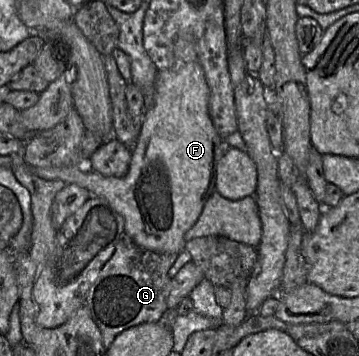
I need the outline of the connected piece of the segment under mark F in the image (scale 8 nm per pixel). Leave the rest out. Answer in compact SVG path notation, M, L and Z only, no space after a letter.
M182 34L178 36L175 45L174 45L174 56L175 56L175 64L167 70L158 70L156 78L155 78L155 101L154 105L147 111L144 112L144 116L142 119L142 125L140 129L140 133L135 144L132 146L132 156L129 165L129 169L126 175L122 177L116 176L102 176L97 172L90 169L88 163L75 165L75 166L65 166L65 167L38 167L30 165L30 171L47 180L52 179L60 179L65 183L65 187L67 184L77 184L86 188L91 196L96 196L100 198L106 199L111 206L124 218L125 225L124 231L125 234L128 235L133 242L141 248L156 251L160 253L177 253L179 254L184 250L186 240L184 238L185 233L196 223L203 207L210 197L210 195L215 191L216 185L216 174L217 174L217 164L222 156L226 153L227 149L230 147L224 139L222 139L215 127L213 125L212 119L209 114L208 102L209 102L209 87L207 85L203 68L198 60L195 45L193 42L193 38L189 34Z

